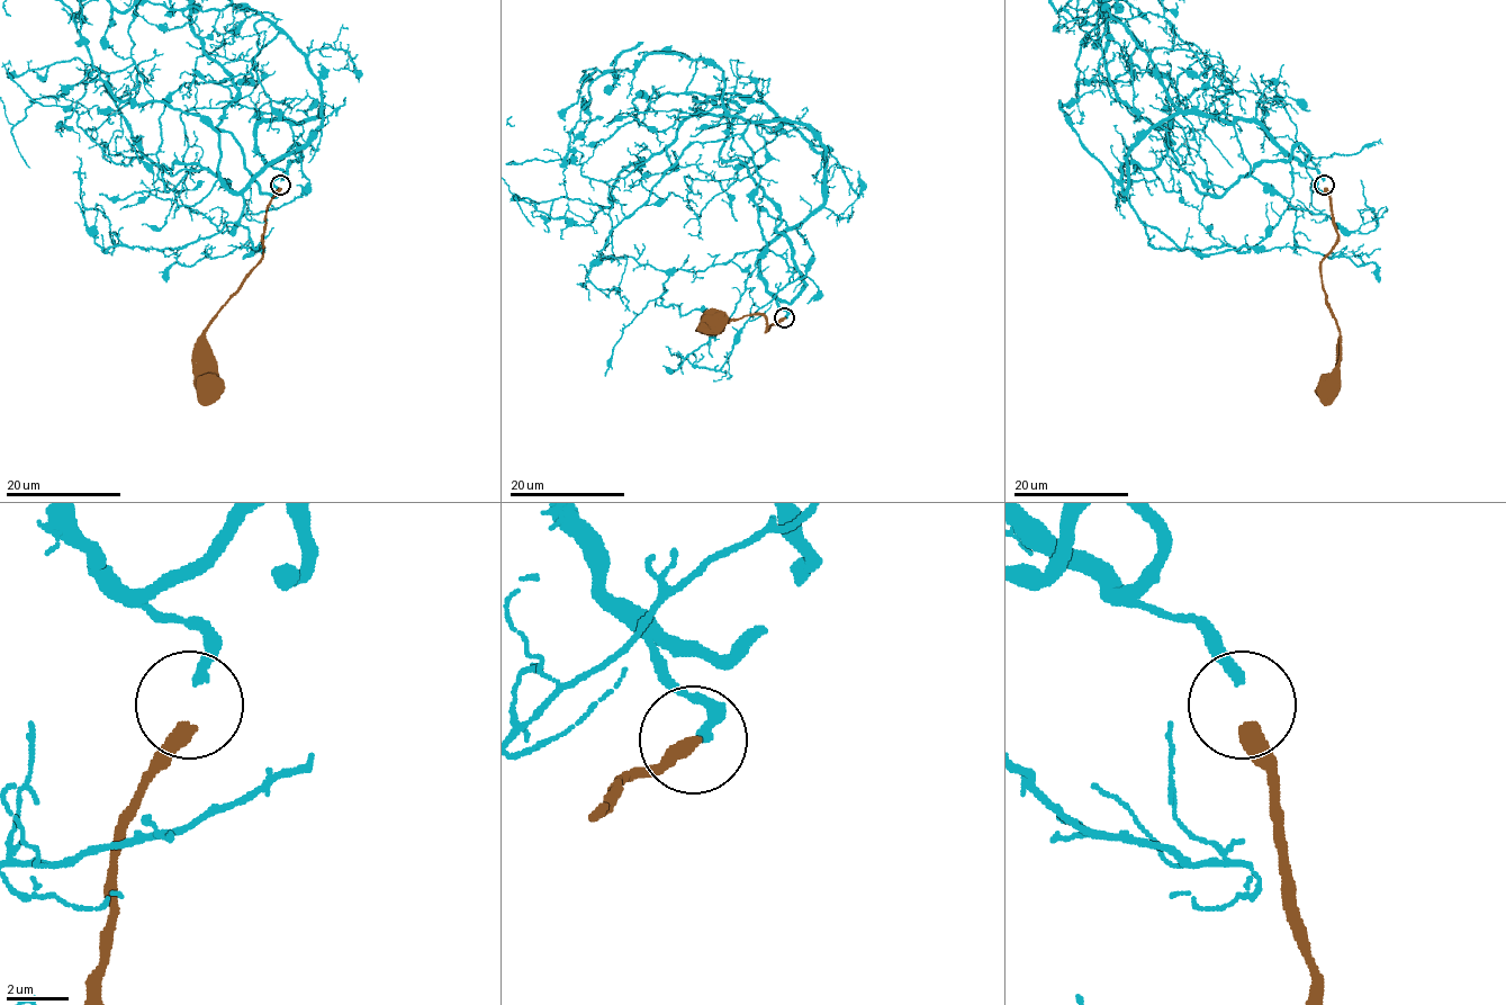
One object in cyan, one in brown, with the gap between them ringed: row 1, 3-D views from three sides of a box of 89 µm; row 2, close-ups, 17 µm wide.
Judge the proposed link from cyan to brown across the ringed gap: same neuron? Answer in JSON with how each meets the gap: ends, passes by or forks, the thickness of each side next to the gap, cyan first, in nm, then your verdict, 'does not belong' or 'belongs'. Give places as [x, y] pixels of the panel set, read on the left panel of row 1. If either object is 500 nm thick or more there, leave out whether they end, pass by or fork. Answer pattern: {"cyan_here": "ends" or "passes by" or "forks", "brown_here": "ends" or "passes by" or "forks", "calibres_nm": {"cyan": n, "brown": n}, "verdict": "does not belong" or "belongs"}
{"cyan_here": "ends", "brown_here": "ends", "calibres_nm": {"cyan": 360, "brown": 480}, "verdict": "belongs"}

